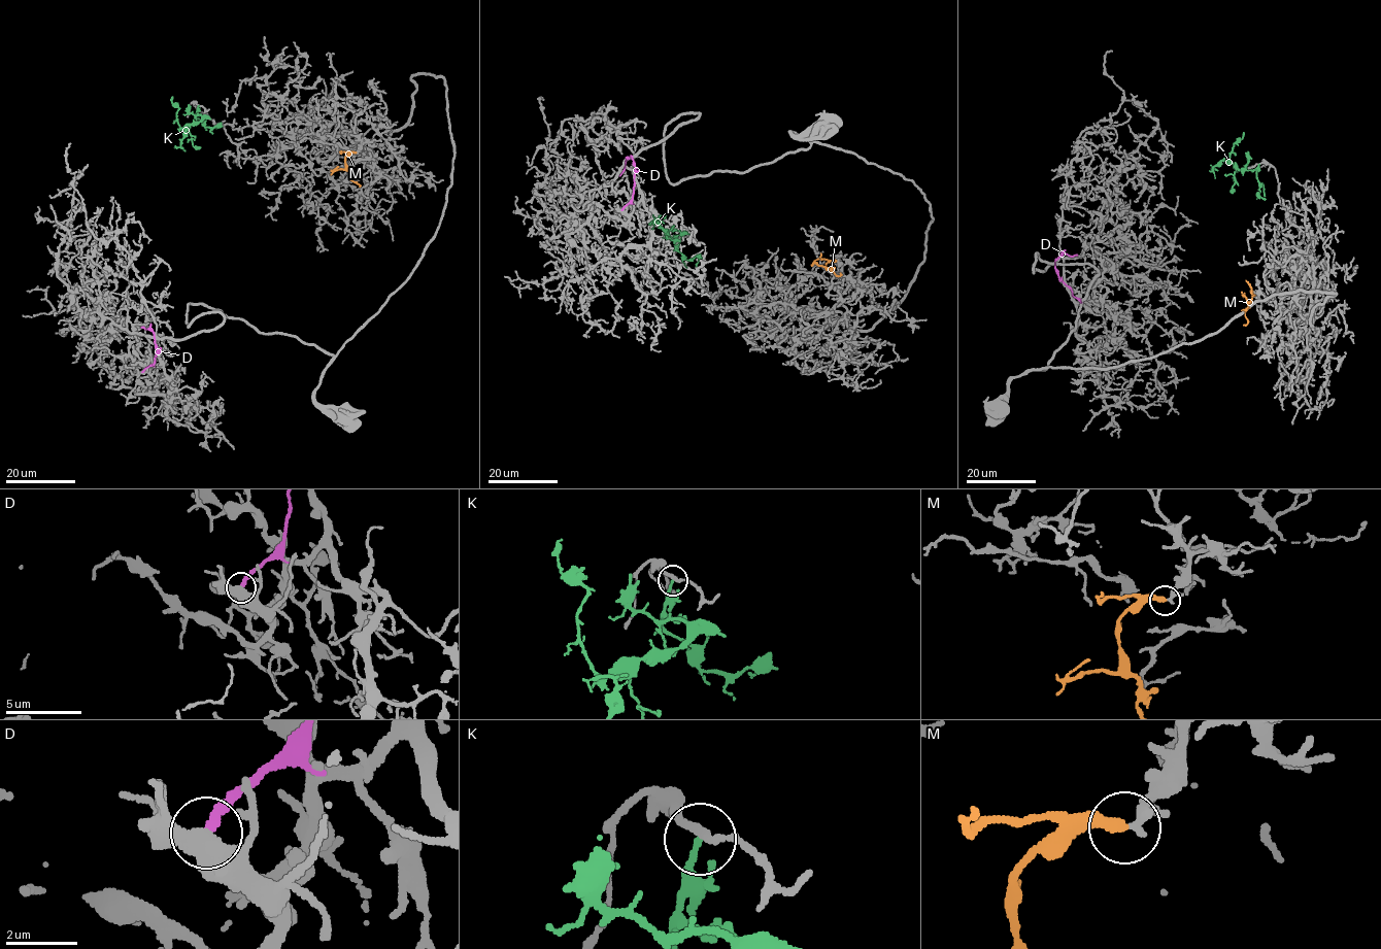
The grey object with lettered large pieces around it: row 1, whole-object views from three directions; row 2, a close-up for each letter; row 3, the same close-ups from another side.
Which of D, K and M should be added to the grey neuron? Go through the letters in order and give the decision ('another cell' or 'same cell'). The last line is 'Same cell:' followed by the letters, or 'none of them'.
D: another cell
K: another cell
M: same cell
Same cell: M

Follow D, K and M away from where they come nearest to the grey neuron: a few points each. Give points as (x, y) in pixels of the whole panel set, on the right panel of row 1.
D: (1081, 303), (1059, 278), (1055, 267), (1060, 255), (1077, 255)
K: (1259, 165), (1256, 169), (1242, 170), (1230, 160), (1234, 143), (1242, 137), (1243, 132)
M: (1251, 293), (1245, 313), (1247, 324), (1243, 326)

